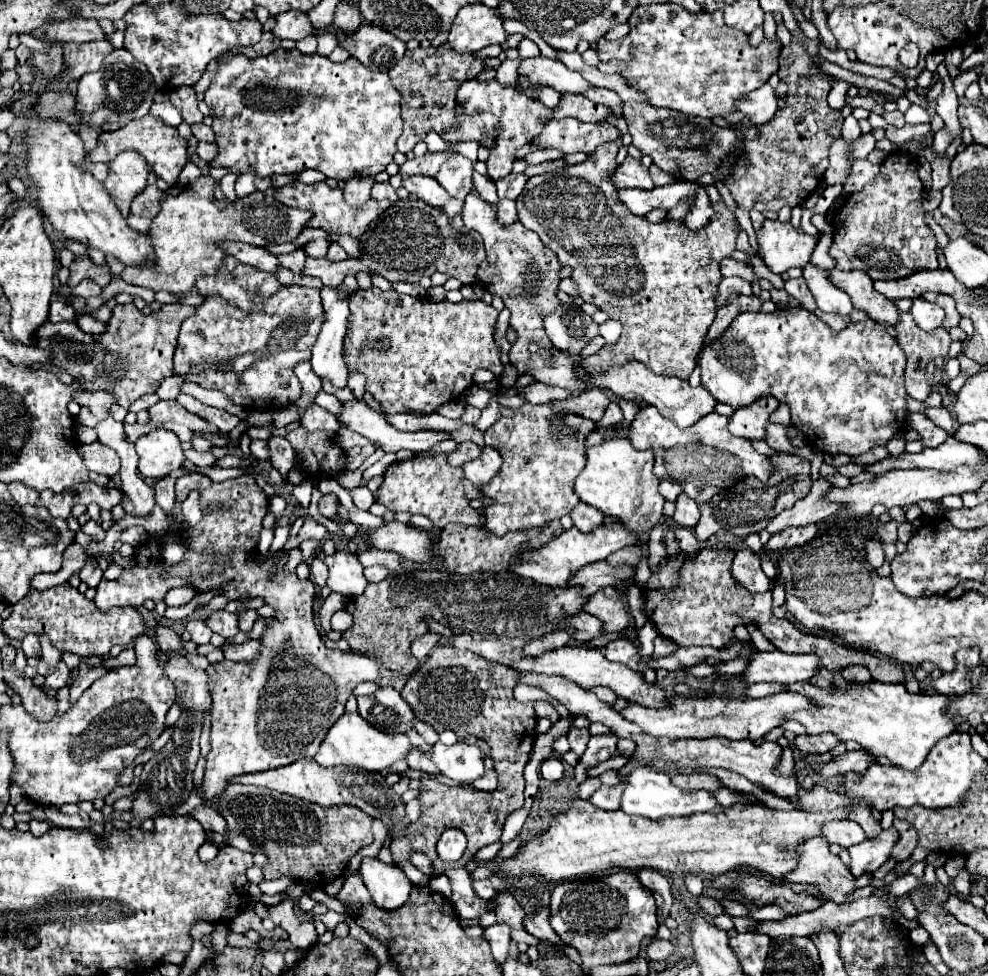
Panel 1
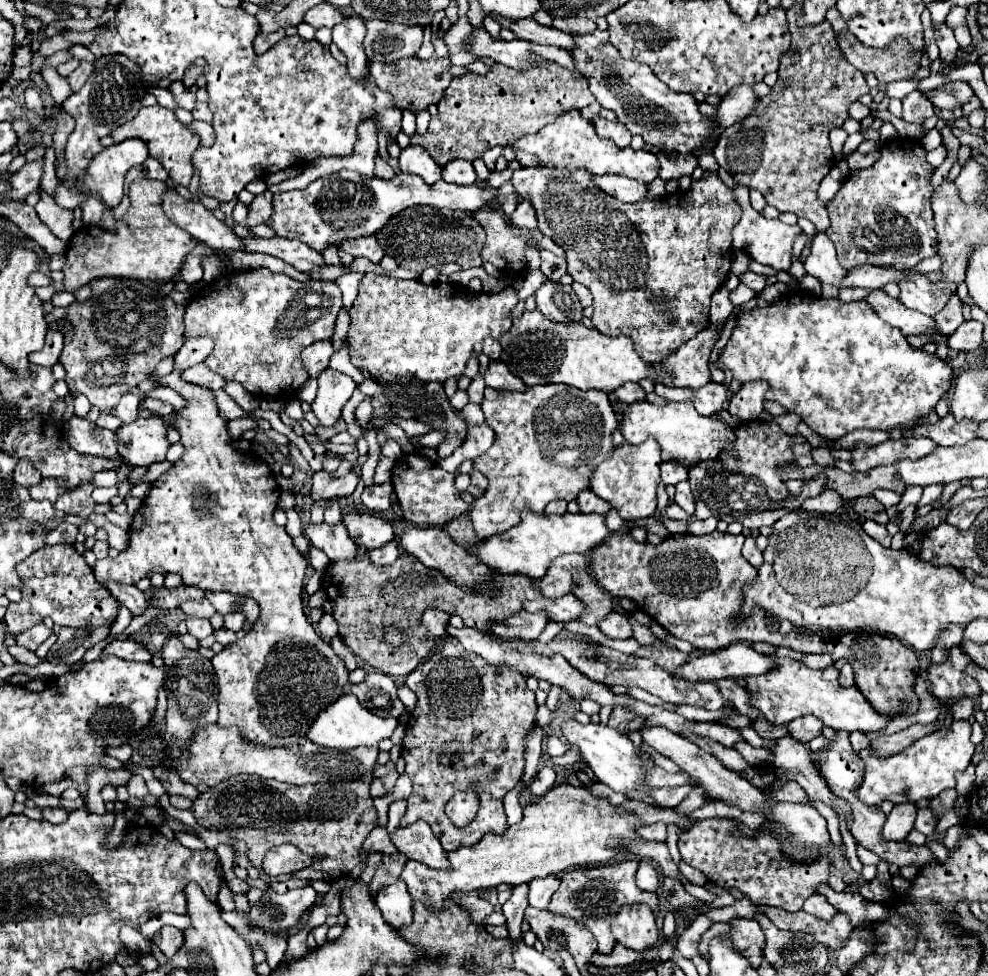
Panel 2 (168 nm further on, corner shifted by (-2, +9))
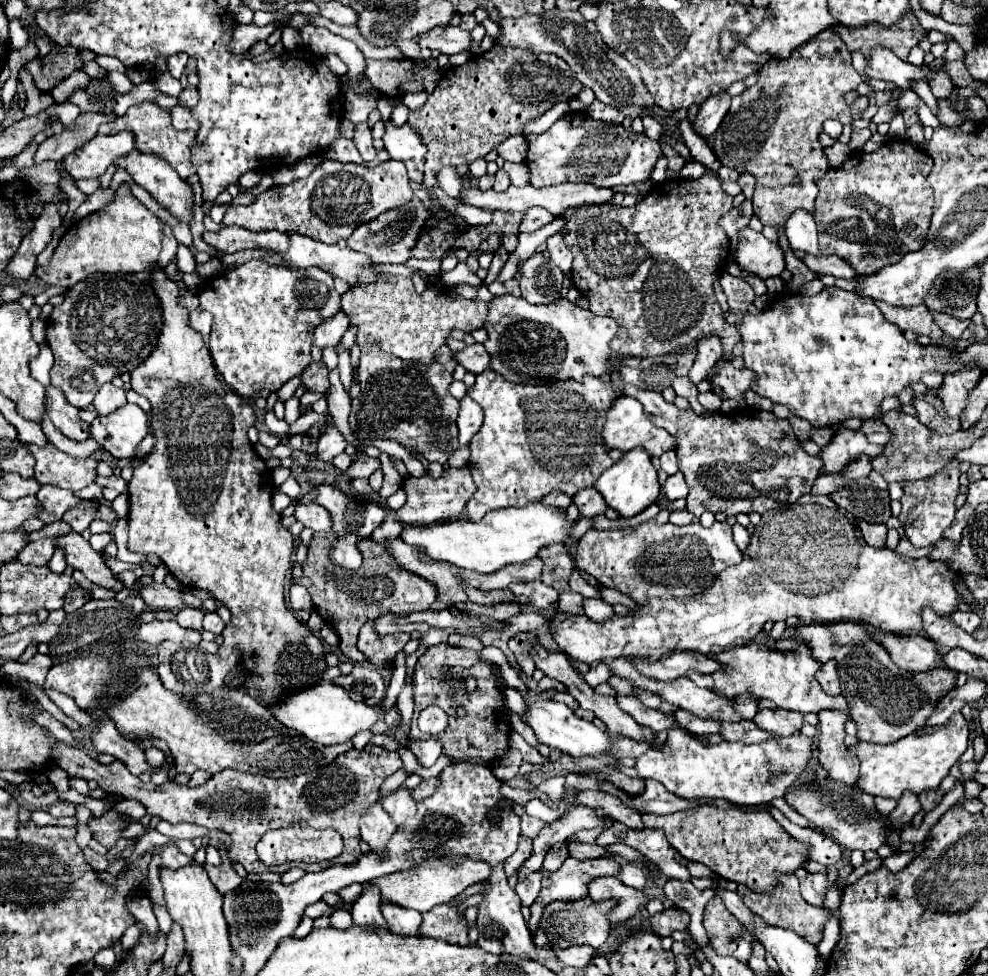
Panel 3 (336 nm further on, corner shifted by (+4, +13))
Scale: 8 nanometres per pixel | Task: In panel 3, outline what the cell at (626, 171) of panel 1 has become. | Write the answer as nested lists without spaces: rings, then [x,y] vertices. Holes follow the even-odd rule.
[[[585,111],[567,113],[543,135],[527,137],[527,143],[527,167],[531,171],[533,187],[561,183],[591,183],[595,187],[629,185],[649,179],[661,155],[661,145],[647,135],[625,129],[623,125],[595,121]]]

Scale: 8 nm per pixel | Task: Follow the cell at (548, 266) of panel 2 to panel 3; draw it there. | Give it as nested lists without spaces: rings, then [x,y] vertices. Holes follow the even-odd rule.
[[[389,277],[389,279],[379,279],[371,285],[361,285],[361,287],[351,287],[343,295],[343,309],[347,311],[351,325],[359,327],[357,341],[363,345],[363,341],[379,341],[379,347],[385,353],[391,353],[401,359],[419,359],[421,363],[431,363],[435,349],[445,345],[445,339],[453,329],[459,329],[463,333],[471,333],[479,327],[483,327],[483,321],[487,317],[487,303],[475,303],[471,299],[465,299],[461,295],[449,297],[447,293],[439,291],[425,291],[421,297],[415,293],[415,287],[409,277]]]

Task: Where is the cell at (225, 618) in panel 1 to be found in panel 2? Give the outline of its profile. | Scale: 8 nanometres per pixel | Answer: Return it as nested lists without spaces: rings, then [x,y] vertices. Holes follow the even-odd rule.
[[[201,599],[201,601],[191,601],[191,603],[183,603],[181,609],[187,613],[187,615],[195,615],[195,617],[201,617],[201,619],[211,619],[217,611],[215,607],[209,603],[209,599]]]

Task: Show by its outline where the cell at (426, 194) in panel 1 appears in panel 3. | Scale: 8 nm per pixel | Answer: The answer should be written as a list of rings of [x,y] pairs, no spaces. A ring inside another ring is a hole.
[[[389,119],[389,121],[385,121],[383,143],[385,143],[385,149],[389,151],[391,159],[405,163],[409,179],[421,183],[421,179],[423,179],[423,157],[427,153],[427,147],[423,145],[419,131],[411,129],[409,123],[397,127]]]

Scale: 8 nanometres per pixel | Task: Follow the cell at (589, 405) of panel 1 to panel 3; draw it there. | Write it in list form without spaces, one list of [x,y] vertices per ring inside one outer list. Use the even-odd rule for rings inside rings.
[[[625,385],[625,395],[637,399],[647,415],[653,415],[653,423],[667,429],[677,441],[677,459],[679,469],[687,477],[689,495],[687,495],[687,511],[695,517],[701,513],[723,511],[727,515],[739,513],[767,513],[769,509],[781,509],[783,505],[795,503],[801,495],[809,493],[815,479],[821,475],[821,461],[803,451],[795,433],[791,433],[791,425],[787,419],[777,419],[771,411],[761,411],[757,407],[745,407],[731,415],[713,413],[713,415],[697,415],[693,409],[677,409],[673,403],[667,403],[661,393],[635,389],[633,385]]]

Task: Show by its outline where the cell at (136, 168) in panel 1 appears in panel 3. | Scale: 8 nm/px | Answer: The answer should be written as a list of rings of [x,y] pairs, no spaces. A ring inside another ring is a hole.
[[[129,131],[115,135],[97,133],[87,145],[63,159],[67,173],[73,179],[99,179],[115,157],[121,157],[135,149],[135,137]]]

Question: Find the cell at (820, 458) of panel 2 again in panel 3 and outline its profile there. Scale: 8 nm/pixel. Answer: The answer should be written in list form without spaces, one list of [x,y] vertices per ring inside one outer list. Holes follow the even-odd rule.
[[[789,417],[789,423],[793,427],[793,433],[797,435],[799,441],[805,441],[809,439],[809,433],[811,433],[811,423],[801,419],[801,417]]]

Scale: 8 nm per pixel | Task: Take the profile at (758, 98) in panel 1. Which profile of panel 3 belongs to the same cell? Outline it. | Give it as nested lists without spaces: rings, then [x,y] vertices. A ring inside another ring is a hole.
[[[719,93],[719,97],[709,97],[707,101],[703,101],[695,115],[693,131],[701,137],[711,137],[719,129],[725,113],[729,111],[729,105],[731,97],[727,93]]]

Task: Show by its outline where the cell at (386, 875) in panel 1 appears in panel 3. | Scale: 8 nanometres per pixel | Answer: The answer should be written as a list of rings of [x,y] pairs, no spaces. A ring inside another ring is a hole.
[[[381,905],[381,913],[391,933],[403,935],[403,937],[419,937],[421,913],[411,909],[399,909],[397,905]]]

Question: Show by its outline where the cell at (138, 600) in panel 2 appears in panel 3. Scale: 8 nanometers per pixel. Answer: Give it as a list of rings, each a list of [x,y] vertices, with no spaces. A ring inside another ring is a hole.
[[[71,531],[63,537],[59,537],[55,547],[63,549],[65,561],[67,561],[69,567],[79,569],[87,579],[91,579],[99,587],[105,587],[105,589],[111,589],[111,591],[121,591],[123,589],[123,583],[115,581],[113,573],[103,563],[101,553],[93,551],[89,541],[85,541],[79,533]]]

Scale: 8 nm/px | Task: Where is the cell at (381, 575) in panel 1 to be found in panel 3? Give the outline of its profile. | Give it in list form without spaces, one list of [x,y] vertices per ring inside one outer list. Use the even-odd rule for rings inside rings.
[[[387,515],[387,517],[385,517],[385,521],[383,521],[375,531],[373,531],[371,539],[383,545],[383,543],[387,543],[387,541],[391,541],[391,539],[399,537],[399,535],[401,535],[401,531],[403,531],[403,523],[401,523],[399,519],[395,519],[393,515]]]

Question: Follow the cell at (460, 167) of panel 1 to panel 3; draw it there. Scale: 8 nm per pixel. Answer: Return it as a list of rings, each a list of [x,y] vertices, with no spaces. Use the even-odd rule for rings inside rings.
[[[441,169],[439,175],[437,175],[437,179],[439,179],[441,189],[443,189],[449,197],[453,197],[453,199],[459,199],[459,197],[461,197],[463,179],[455,173],[455,169]]]

